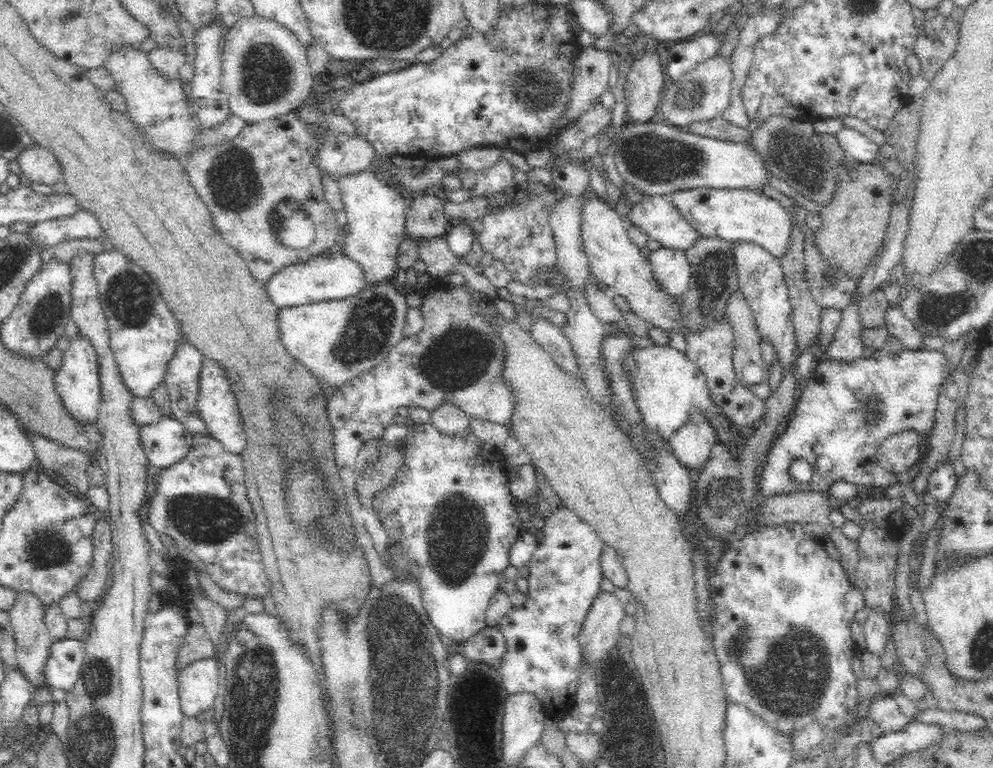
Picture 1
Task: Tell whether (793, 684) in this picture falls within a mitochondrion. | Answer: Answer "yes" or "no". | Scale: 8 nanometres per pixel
yes

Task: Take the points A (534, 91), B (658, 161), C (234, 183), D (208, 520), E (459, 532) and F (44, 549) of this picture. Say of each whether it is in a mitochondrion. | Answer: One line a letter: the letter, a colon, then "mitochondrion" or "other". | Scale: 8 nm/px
A: mitochondrion
B: mitochondrion
C: mitochondrion
D: mitochondrion
E: mitochondrion
F: mitochondrion

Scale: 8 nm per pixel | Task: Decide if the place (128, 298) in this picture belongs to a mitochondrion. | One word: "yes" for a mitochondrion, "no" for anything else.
yes

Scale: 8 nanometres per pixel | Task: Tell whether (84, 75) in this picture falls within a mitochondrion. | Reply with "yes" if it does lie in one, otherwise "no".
no

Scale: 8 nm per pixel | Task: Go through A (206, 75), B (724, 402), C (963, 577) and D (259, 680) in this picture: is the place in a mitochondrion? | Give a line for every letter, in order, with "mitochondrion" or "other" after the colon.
A: other
B: other
C: other
D: mitochondrion

